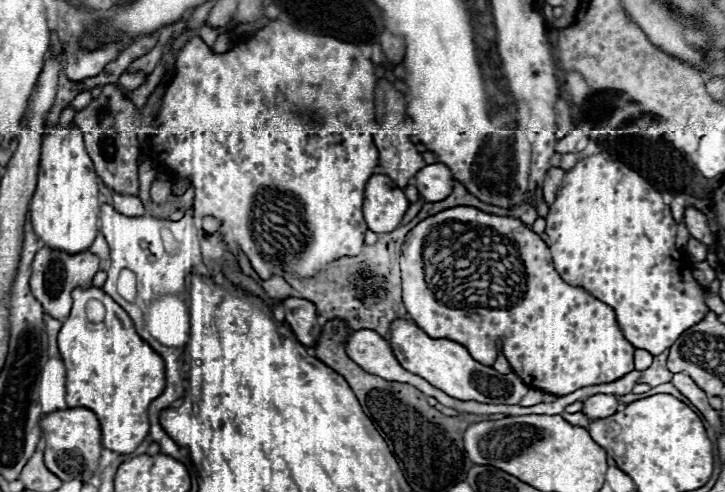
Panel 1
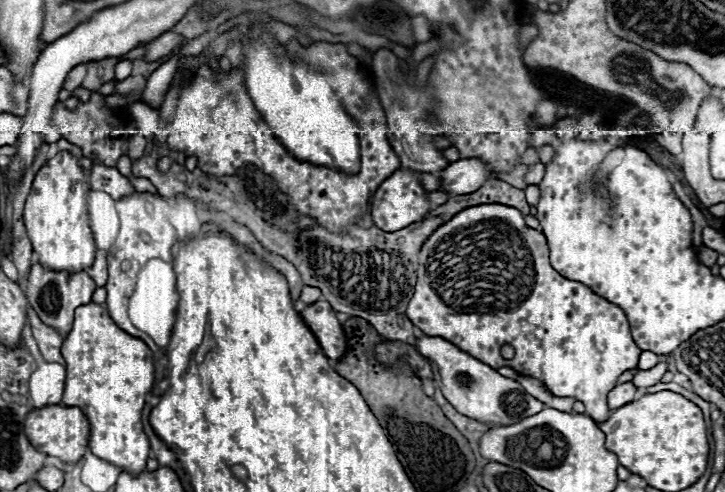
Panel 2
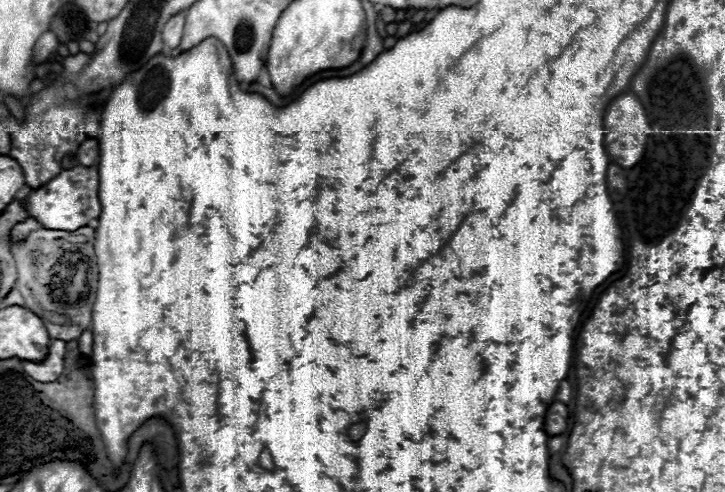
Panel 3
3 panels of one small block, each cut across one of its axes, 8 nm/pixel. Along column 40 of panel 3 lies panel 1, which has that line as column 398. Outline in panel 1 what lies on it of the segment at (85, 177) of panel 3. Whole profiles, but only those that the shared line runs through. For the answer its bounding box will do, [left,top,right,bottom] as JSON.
[364,174,410,232]

